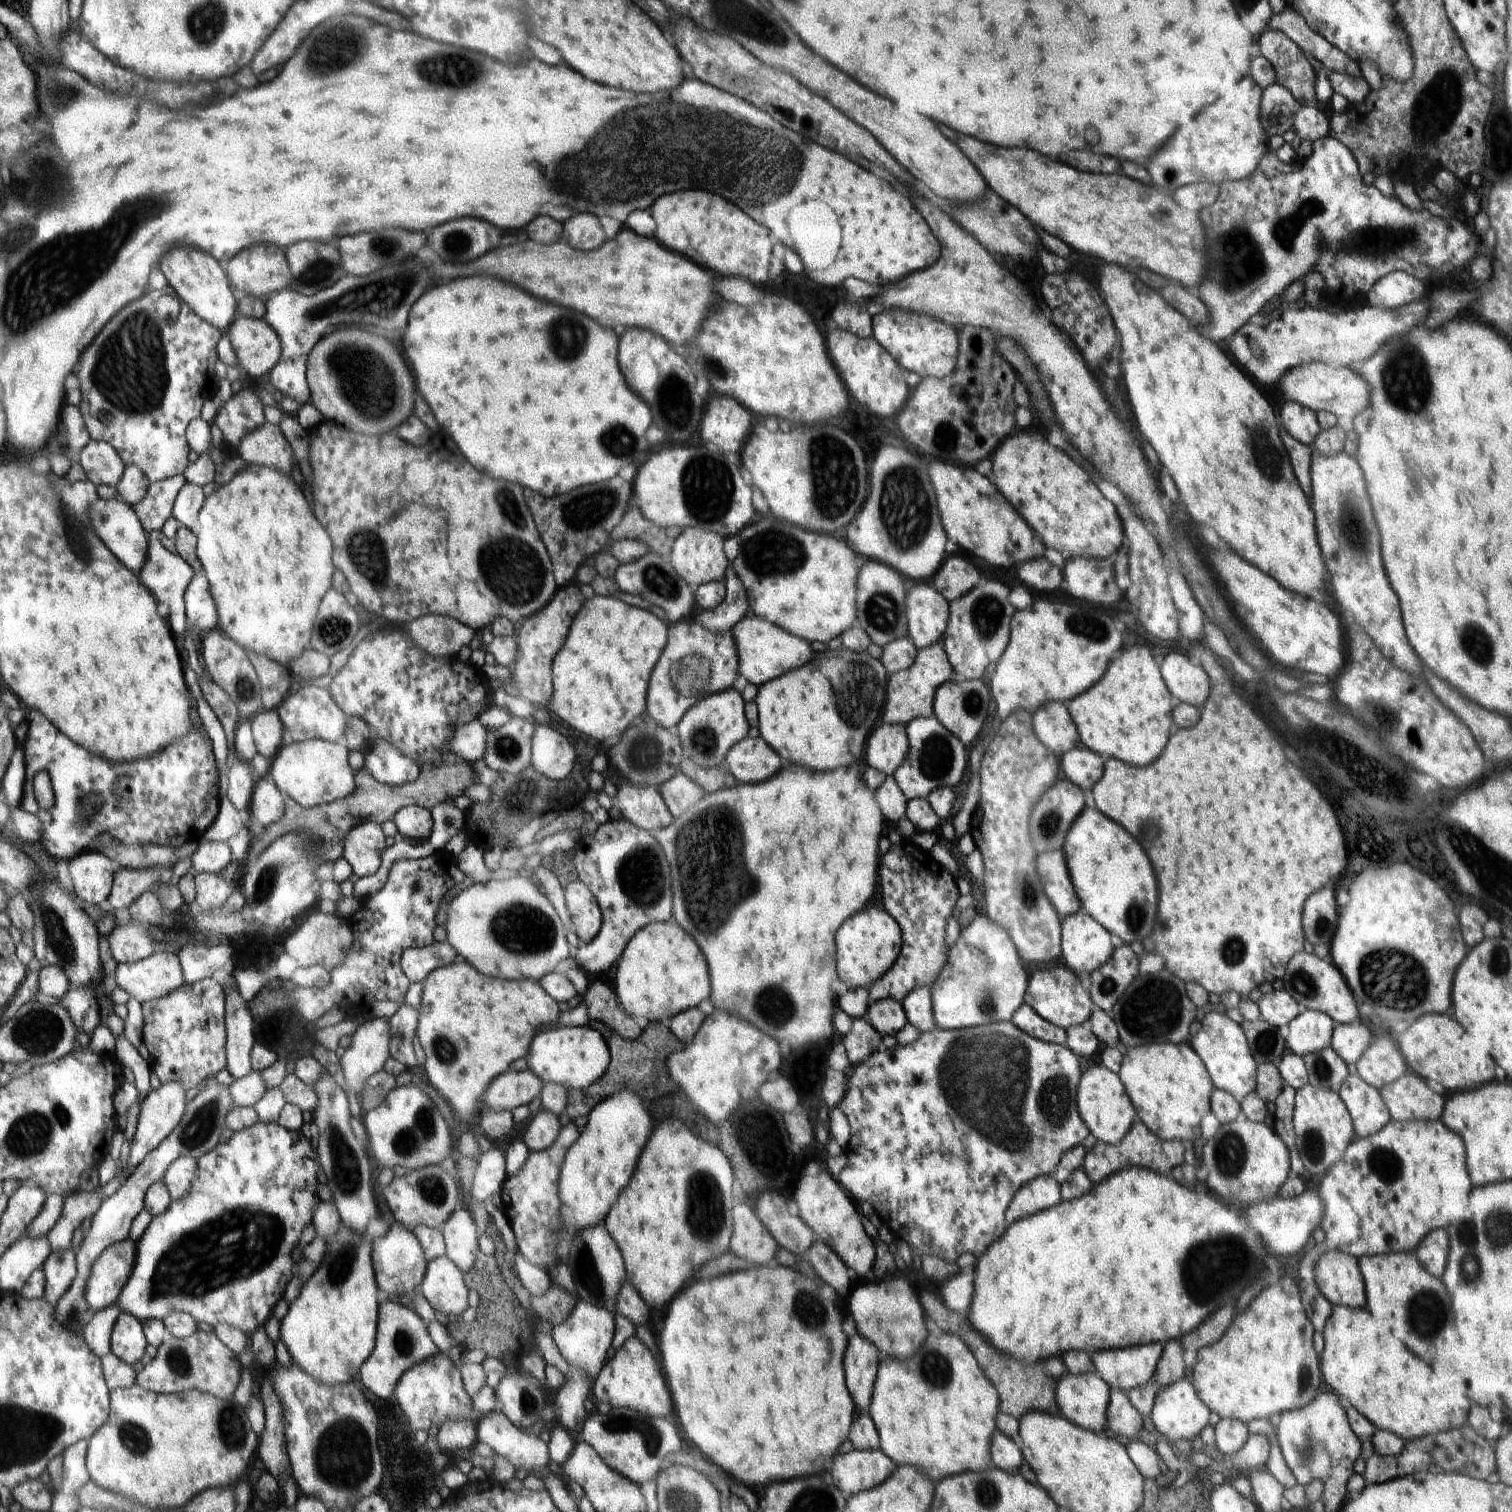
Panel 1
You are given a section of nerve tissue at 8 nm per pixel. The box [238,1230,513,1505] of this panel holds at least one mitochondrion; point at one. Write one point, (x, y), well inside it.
(344, 1457)

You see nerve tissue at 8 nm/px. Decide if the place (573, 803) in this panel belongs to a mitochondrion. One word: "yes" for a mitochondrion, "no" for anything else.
no

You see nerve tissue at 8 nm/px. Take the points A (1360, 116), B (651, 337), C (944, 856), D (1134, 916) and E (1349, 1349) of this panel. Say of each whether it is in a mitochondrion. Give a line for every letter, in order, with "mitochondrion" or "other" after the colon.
A: other
B: other
C: other
D: mitochondrion
E: other

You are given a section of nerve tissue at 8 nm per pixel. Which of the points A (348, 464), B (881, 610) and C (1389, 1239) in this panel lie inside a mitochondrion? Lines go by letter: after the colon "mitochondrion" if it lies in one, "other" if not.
A: other
B: mitochondrion
C: other

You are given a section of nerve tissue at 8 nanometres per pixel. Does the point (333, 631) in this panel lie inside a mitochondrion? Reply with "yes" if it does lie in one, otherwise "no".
yes

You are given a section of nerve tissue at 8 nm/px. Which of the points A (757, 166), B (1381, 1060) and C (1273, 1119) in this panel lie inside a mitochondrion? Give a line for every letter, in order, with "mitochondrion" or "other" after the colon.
A: mitochondrion
B: other
C: other

